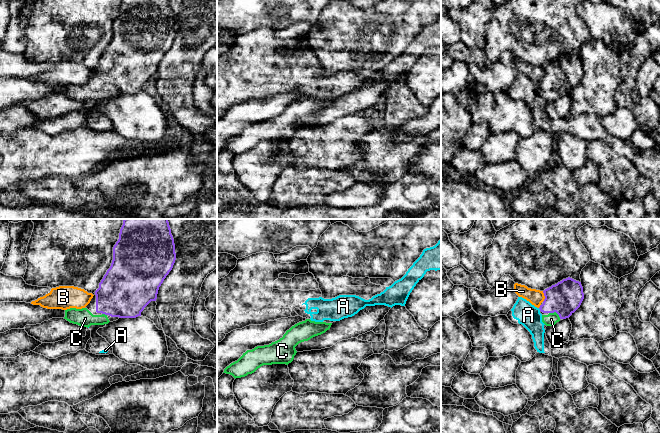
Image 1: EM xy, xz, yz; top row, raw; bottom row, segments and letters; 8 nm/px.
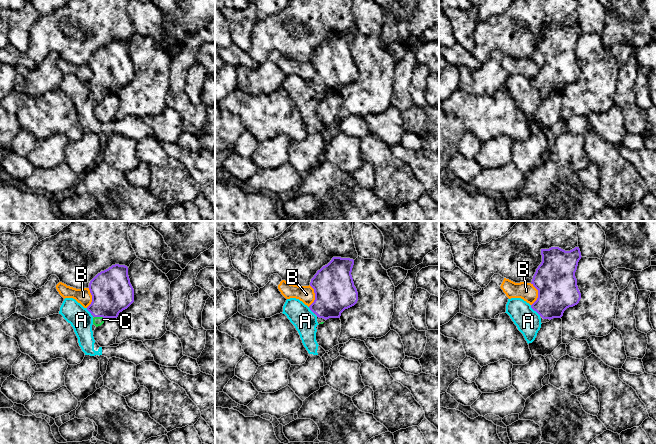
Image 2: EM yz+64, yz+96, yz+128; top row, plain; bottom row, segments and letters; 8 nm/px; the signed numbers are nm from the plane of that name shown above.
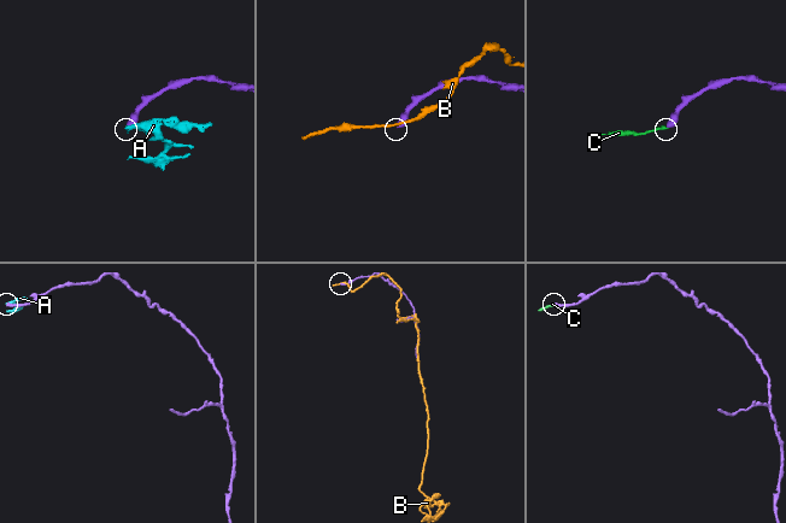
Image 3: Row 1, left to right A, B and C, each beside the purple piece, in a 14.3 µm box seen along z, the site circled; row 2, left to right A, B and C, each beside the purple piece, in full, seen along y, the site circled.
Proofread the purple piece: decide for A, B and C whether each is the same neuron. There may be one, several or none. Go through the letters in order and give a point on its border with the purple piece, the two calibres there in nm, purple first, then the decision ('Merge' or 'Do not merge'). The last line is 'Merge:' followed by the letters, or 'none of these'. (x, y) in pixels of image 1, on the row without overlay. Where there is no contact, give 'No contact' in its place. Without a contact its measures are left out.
A: Touches purple at yz (539, 84). Thickness 260 nm (purple) against 180 nm. Do not merge
B: Touches purple at yz (544, 71). Thickness 260 nm (purple) against 120 nm. Do not merge
C: Touches purple at yz (555, 87). Thickness 260 nm (purple) against 100 nm. Merge
Merge: C

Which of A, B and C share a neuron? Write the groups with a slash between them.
A / B / C

